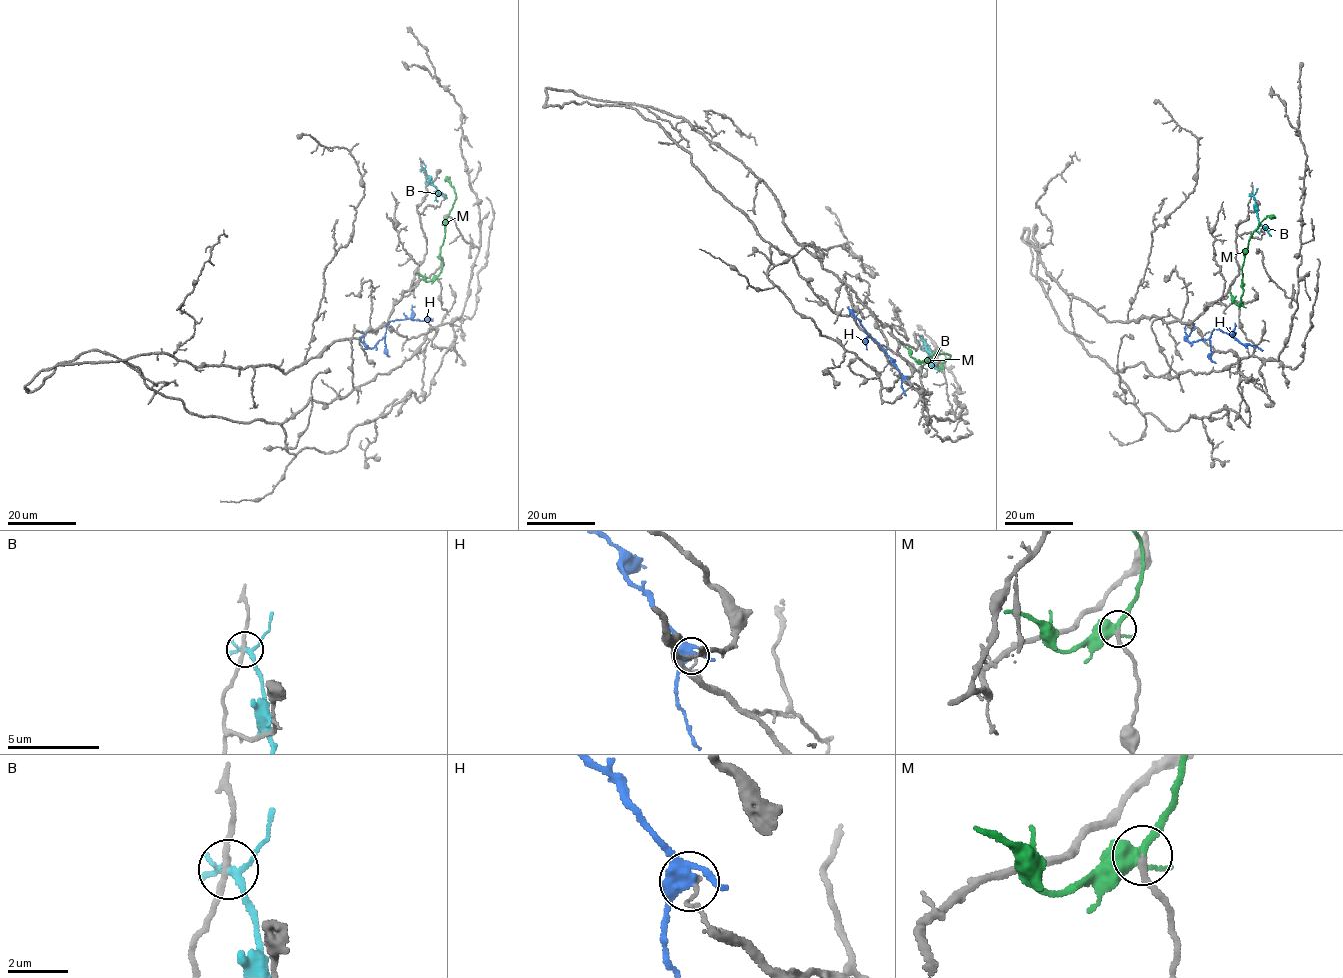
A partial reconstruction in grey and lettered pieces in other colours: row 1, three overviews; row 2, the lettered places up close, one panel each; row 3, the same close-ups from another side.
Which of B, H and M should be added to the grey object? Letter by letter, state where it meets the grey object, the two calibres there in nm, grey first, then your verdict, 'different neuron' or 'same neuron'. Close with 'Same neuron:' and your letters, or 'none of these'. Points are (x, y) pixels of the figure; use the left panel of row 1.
B: meets grey at (422, 169); 190 nm thick on the grey side, 200 nm on the other; different neuron
H: meets grey at (428, 319); 140 nm thick on the grey side, 360 nm on the other; different neuron
M: meets grey at (437, 277); 240 nm thick on the grey side, 360 nm on the other; same neuron
Same neuron: M

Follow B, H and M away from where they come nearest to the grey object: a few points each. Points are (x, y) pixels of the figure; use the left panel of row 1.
B: (422, 169), (428, 181), (445, 198)
H: (427, 319), (391, 321), (385, 335), (369, 348), (362, 331)
M: (438, 277), (441, 270), (440, 254), (445, 220), (455, 199), (454, 190), (446, 179)

